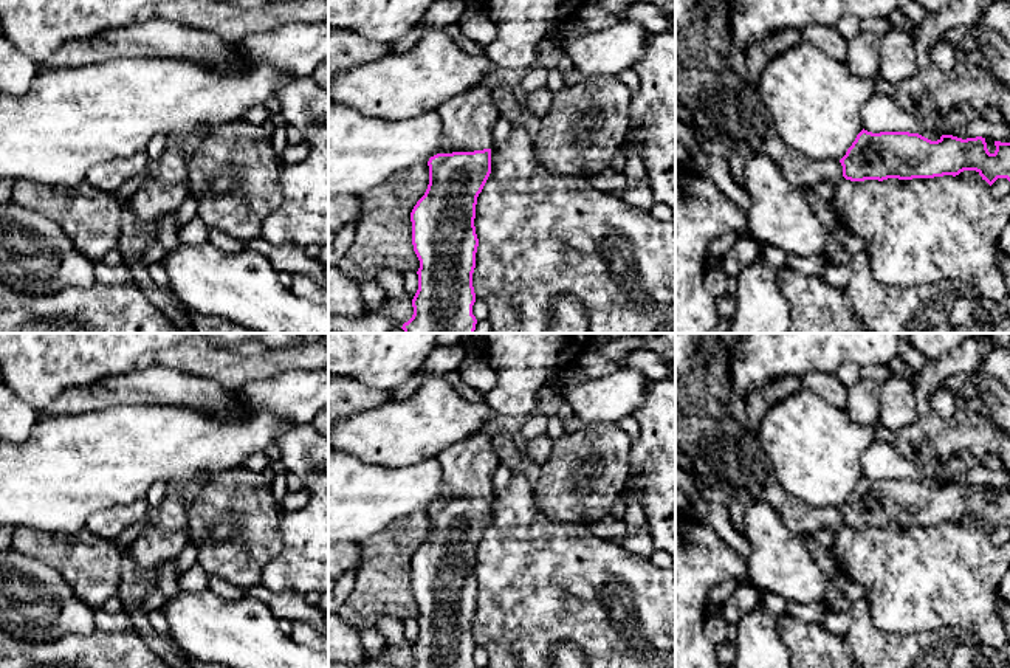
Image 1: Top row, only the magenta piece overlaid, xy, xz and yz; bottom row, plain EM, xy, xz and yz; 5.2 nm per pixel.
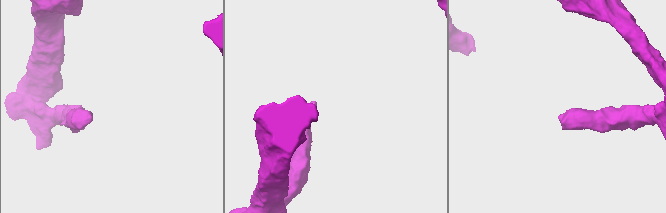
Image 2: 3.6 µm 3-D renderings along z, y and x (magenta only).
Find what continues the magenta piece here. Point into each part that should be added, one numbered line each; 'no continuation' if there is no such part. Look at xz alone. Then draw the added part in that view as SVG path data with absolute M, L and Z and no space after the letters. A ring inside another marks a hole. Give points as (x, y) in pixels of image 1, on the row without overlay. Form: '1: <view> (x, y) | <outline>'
1: xz (467, 467) | M486 431L452 443L437 456L437 460L443 474L440 501L491 496L494 490L491 476L500 463L499 442Z

